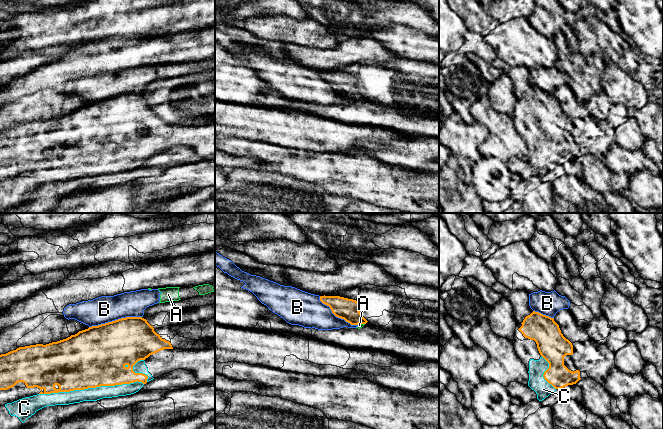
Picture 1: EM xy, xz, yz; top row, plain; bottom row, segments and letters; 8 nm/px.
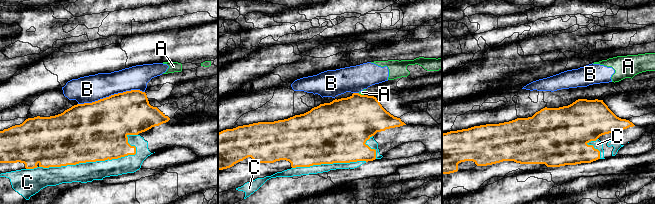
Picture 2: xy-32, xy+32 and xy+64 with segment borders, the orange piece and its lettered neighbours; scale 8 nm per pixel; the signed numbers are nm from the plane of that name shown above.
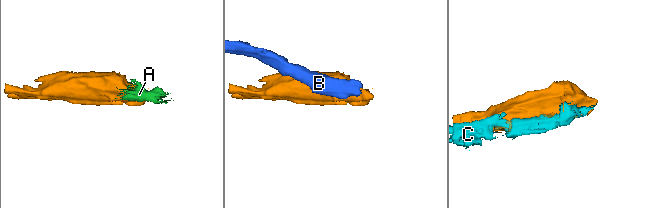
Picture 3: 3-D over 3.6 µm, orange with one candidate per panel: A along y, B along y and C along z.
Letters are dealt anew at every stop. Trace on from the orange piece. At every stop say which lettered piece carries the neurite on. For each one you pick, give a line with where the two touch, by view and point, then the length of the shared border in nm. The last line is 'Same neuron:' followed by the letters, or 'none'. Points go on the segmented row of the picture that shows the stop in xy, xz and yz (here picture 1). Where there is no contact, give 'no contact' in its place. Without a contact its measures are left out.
C: meets orange in xy at (91, 387); contact 850 nm long
Same neuron: C

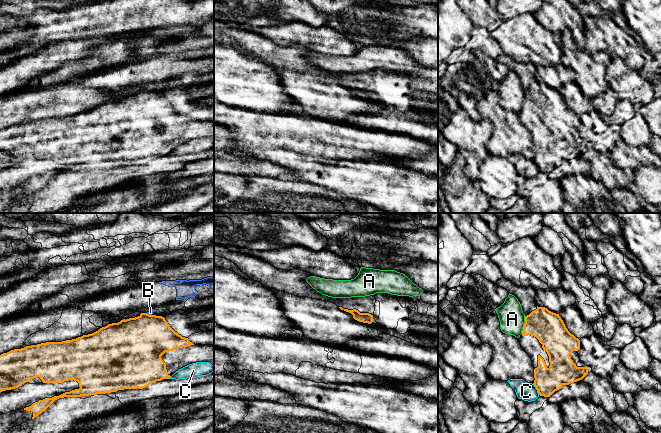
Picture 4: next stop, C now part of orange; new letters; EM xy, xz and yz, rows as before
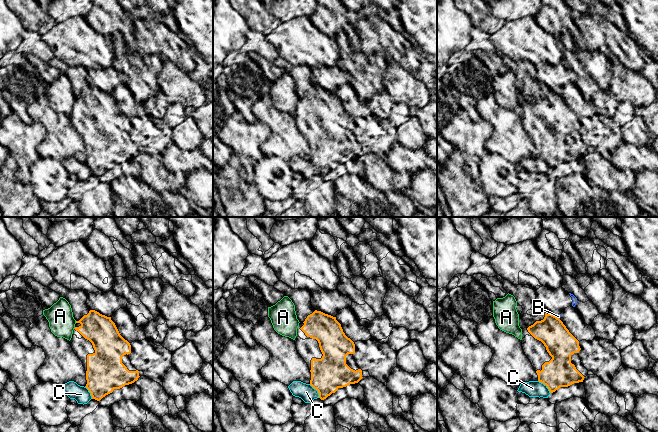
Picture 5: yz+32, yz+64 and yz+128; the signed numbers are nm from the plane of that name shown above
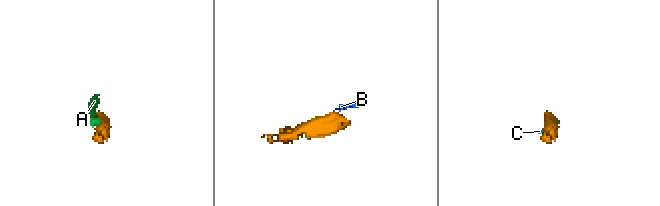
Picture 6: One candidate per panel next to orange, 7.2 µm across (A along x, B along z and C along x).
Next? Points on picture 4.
Same neuron: none

